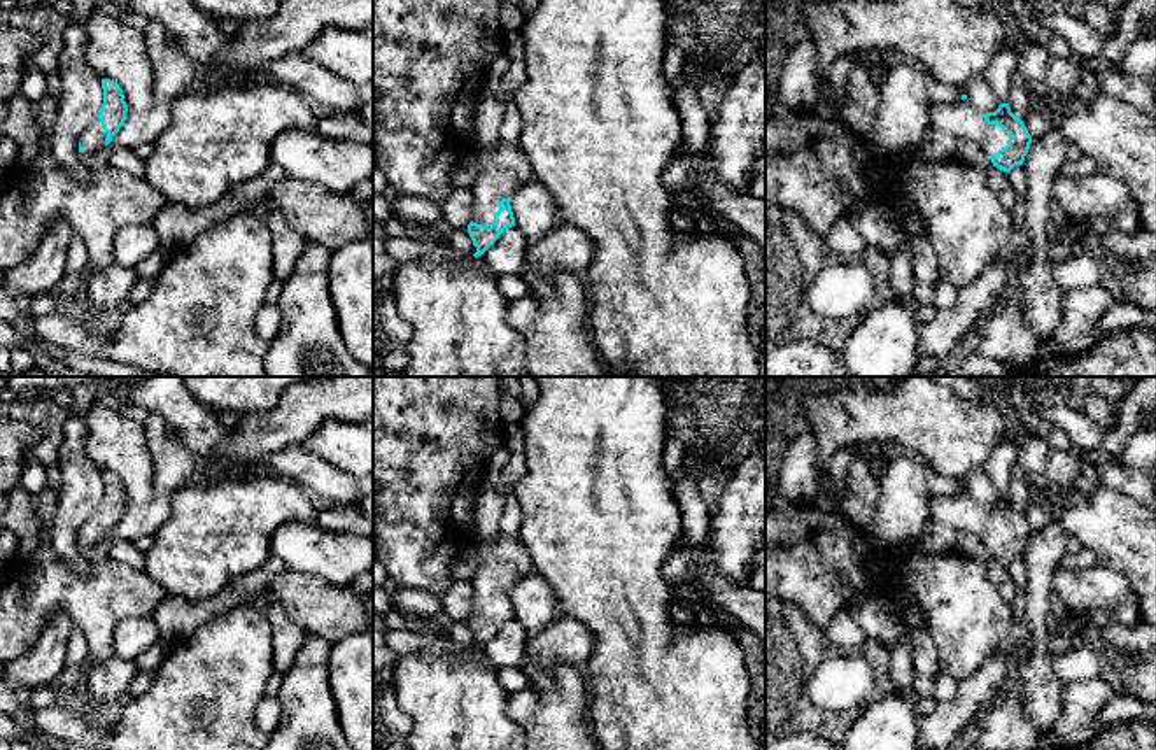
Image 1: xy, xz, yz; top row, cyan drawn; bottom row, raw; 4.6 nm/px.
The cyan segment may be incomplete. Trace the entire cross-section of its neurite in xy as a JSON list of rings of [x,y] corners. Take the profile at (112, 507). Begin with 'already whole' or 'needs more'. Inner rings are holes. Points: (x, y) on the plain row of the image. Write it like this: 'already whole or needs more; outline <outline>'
needs more; outline [[[102,471],[103,496],[96,510],[82,522],[79,529],[79,545],[95,545],[109,538],[112,529],[126,513],[126,494],[123,482],[110,471]]]

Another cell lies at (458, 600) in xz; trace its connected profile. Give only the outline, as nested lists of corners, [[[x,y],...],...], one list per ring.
[[[454,580],[454,584],[440,596],[443,613],[455,622],[464,622],[473,613],[475,591],[468,580]]]

